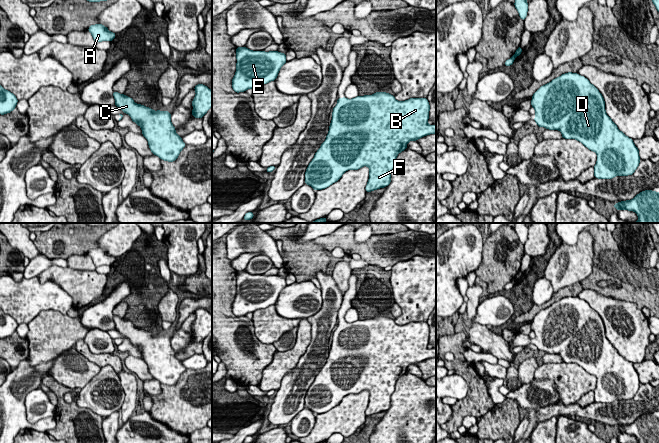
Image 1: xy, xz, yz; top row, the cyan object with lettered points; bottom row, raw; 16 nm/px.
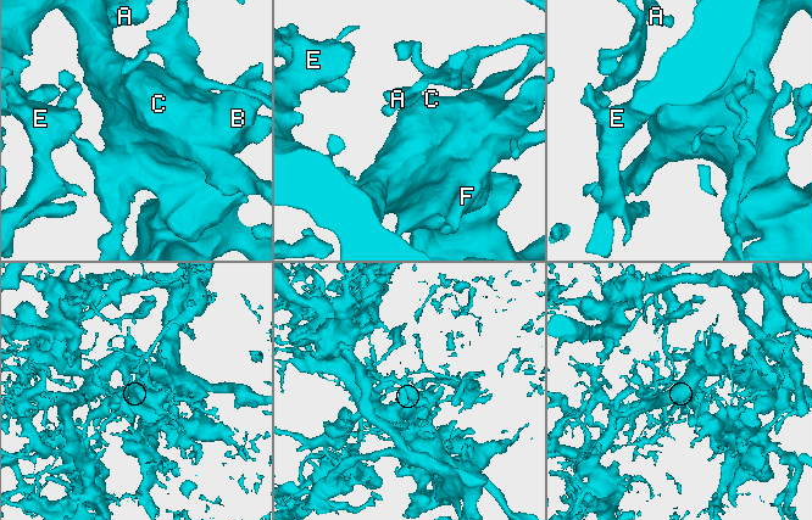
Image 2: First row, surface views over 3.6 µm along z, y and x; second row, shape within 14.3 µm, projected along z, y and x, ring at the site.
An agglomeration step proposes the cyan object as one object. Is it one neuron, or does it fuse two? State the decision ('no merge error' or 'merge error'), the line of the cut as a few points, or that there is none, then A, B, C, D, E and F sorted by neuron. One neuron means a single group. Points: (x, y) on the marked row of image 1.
no merge error; cut none; groups A B C D E F

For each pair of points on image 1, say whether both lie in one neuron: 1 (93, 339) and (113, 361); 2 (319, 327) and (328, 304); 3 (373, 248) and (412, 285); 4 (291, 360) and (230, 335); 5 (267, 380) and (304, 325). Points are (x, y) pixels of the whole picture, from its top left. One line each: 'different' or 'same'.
1: different
2: same
3: different
4: different
5: same

